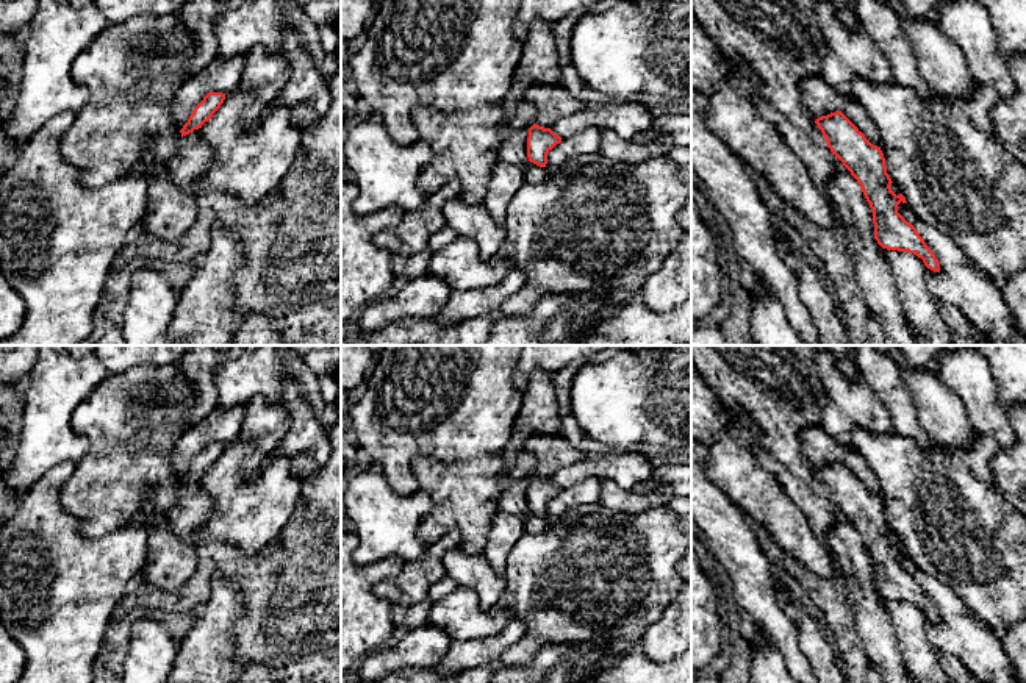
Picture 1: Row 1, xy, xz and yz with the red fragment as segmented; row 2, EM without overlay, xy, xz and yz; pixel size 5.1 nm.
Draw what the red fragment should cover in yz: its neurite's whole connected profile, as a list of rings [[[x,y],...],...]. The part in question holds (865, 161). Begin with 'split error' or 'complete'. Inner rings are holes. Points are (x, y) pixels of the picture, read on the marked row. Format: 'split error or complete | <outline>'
split error | [[[760,92],[752,94],[751,100],[802,159],[821,189],[843,167],[851,172],[870,203],[874,239],[882,249],[913,253],[927,269],[940,272],[934,252],[917,228],[898,213],[898,205],[907,202],[890,188],[893,181],[887,173],[881,147],[873,145],[841,111],[821,116],[810,130],[804,130],[779,113]]]

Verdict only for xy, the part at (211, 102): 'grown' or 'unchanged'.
grown

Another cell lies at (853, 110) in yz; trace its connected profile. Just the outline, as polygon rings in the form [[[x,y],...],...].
[[[821,75],[801,81],[801,98],[815,120],[841,111],[873,145],[881,147],[879,131],[862,103],[856,97],[841,97]]]

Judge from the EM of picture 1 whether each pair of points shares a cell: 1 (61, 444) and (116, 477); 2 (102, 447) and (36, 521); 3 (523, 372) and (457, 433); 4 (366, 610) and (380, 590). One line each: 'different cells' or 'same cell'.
1: different cells
2: different cells
3: different cells
4: different cells

